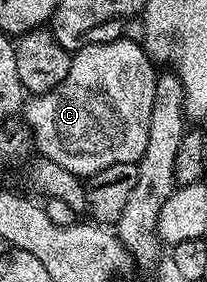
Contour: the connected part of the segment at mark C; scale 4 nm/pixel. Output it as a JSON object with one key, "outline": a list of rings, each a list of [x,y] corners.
{"outline":[[[124,36],[114,42],[91,44],[74,51],[69,76],[52,90],[26,99],[21,118],[27,121],[39,149],[36,151],[42,157],[80,176],[101,172],[101,168],[109,168],[109,164],[138,163],[149,140],[149,116],[153,112],[157,66],[142,45],[138,41],[130,42],[129,38]]]}

